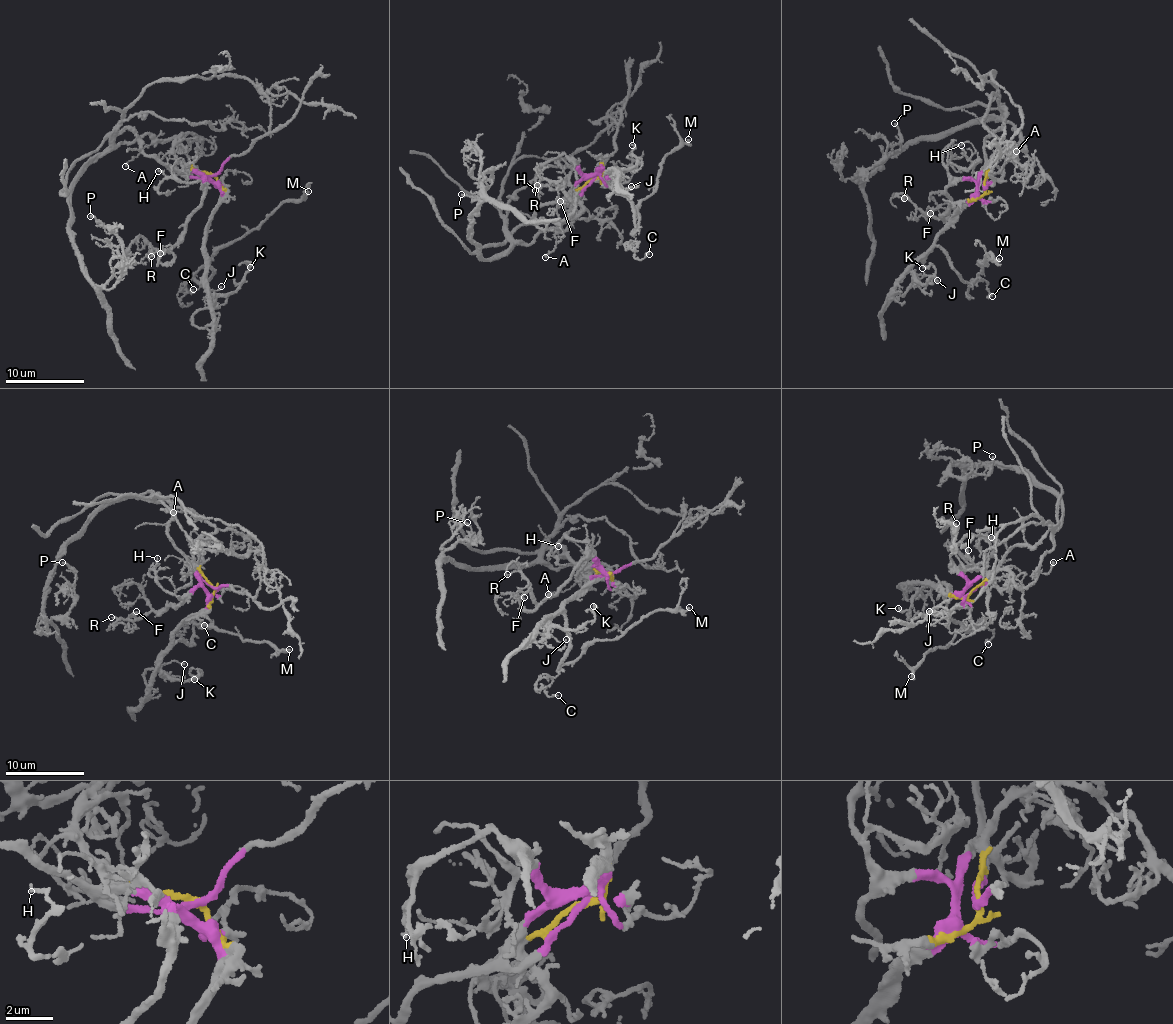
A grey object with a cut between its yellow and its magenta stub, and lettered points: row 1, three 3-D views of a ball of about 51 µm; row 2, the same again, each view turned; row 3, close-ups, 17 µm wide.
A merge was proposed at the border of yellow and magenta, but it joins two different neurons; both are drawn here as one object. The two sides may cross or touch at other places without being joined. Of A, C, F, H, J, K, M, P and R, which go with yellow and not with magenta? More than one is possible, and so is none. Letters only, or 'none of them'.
A, P

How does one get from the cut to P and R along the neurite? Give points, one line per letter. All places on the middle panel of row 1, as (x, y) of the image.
P: (595, 178), (562, 199), (573, 211), (564, 229), (492, 258), (469, 227), (492, 173), (482, 192), (461, 194)
R: (595, 178), (577, 169), (574, 162), (579, 183), (573, 200), (546, 179), (536, 185)

